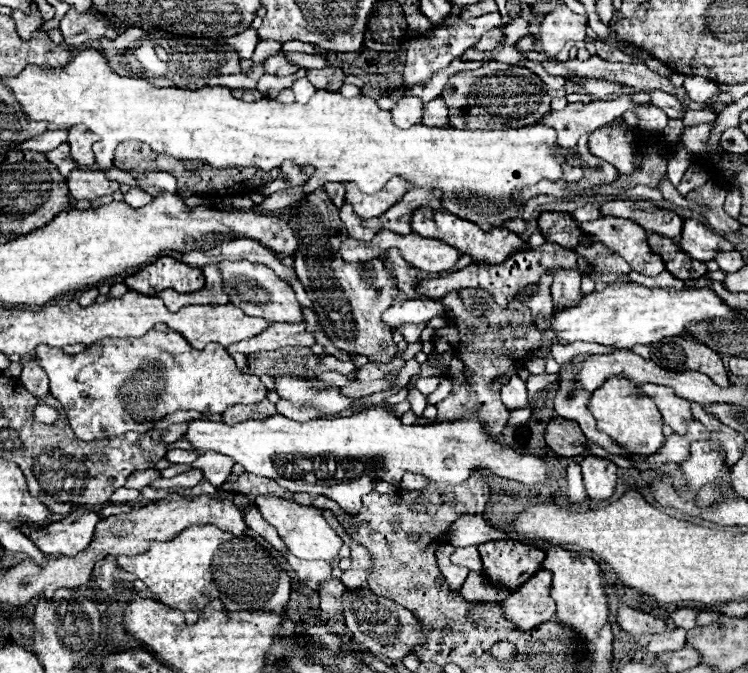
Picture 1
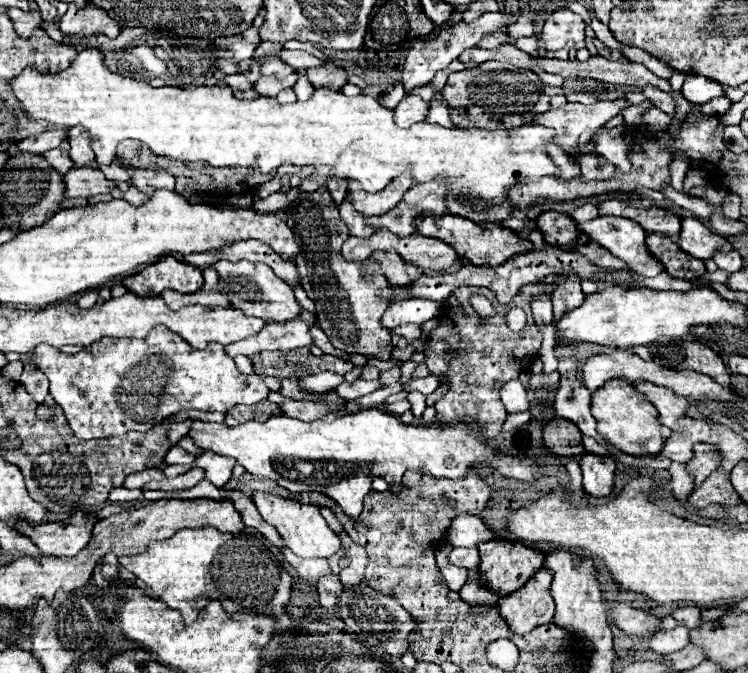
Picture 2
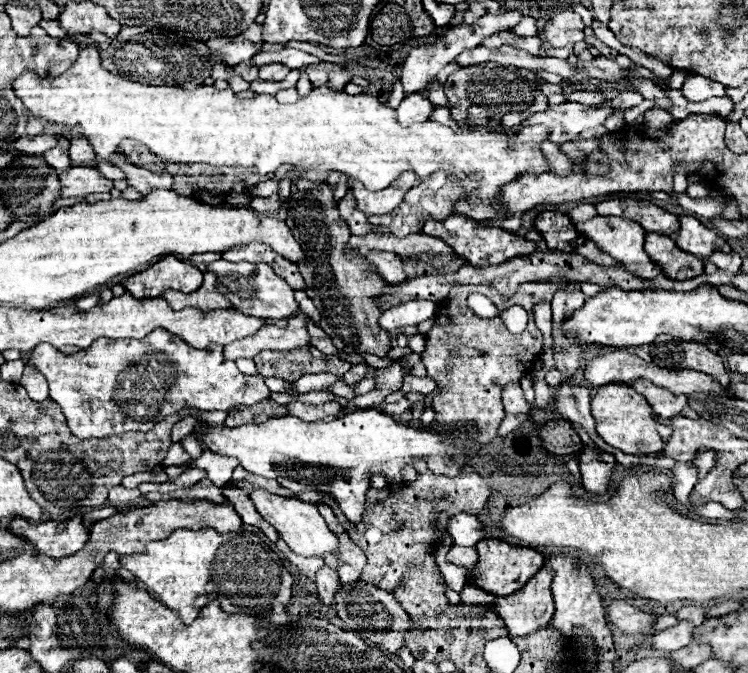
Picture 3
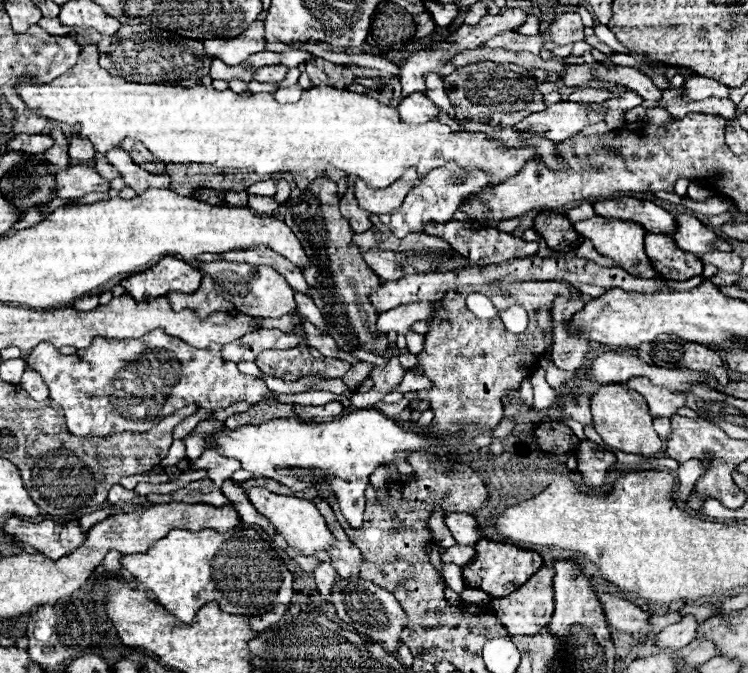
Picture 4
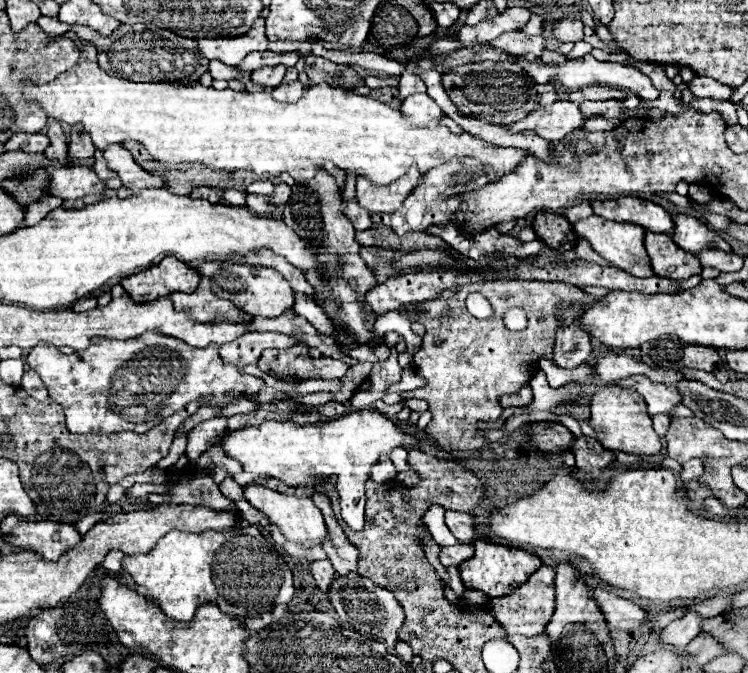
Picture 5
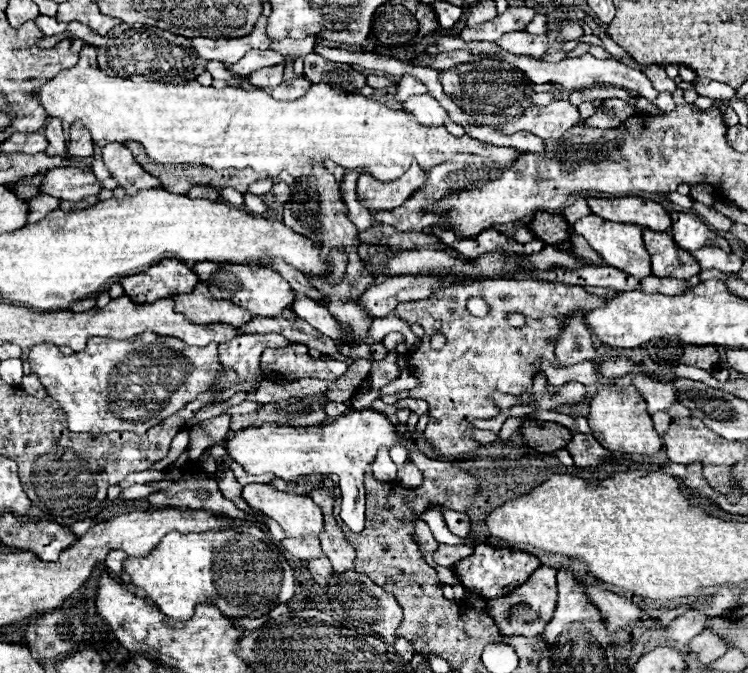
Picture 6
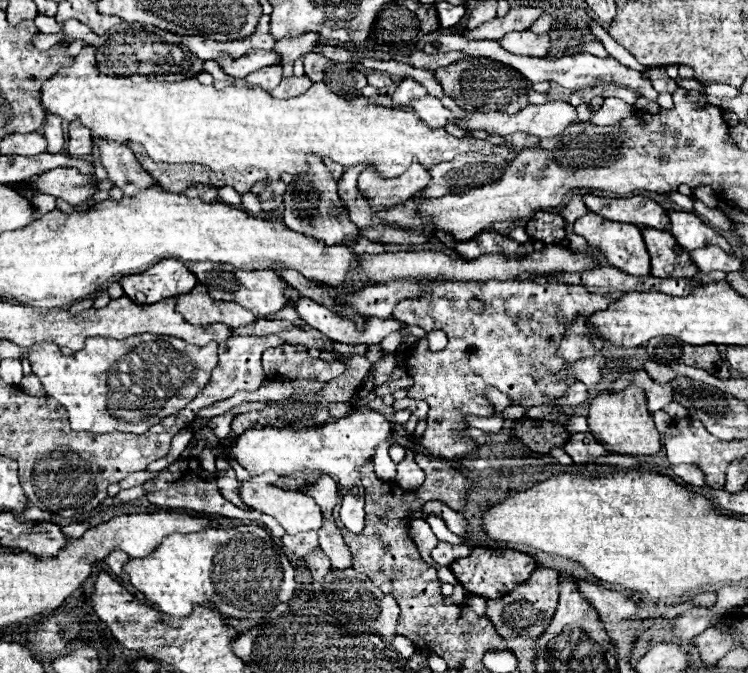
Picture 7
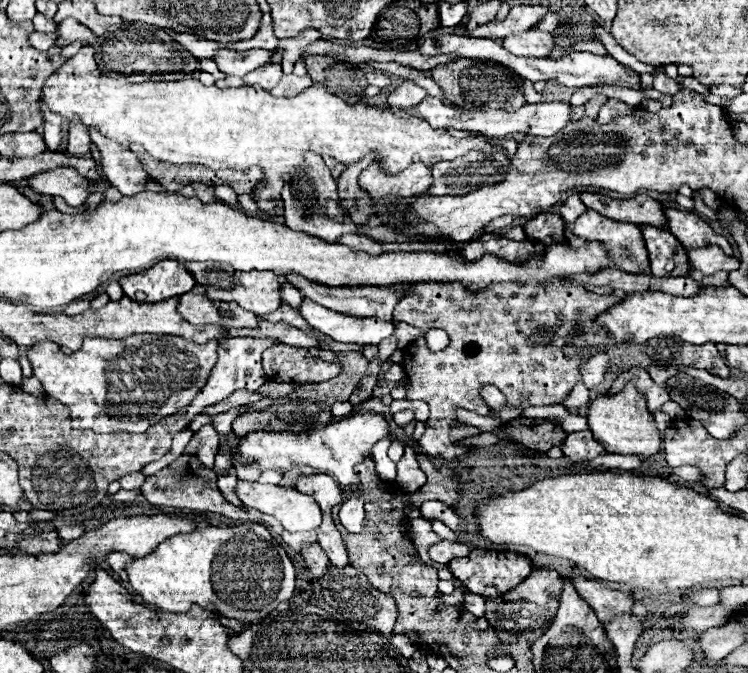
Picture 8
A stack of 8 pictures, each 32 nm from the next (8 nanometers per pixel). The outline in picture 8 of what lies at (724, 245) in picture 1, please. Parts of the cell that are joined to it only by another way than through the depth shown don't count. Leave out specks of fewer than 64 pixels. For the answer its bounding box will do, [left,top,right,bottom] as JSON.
[664,208,732,256]

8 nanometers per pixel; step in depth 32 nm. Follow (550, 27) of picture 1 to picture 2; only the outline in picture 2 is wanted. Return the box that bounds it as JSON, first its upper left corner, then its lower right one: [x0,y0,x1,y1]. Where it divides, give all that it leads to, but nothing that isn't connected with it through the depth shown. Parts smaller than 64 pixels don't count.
[540,8,586,52]

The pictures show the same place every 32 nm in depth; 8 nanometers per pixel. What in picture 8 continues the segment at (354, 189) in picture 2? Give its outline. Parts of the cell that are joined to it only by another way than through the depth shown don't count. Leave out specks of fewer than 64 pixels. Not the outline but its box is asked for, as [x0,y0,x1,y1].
[358,162,432,206]

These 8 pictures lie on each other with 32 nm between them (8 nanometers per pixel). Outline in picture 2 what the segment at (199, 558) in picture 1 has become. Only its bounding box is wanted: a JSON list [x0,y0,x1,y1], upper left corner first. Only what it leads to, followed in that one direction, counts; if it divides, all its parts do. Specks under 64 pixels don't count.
[120,526,292,624]

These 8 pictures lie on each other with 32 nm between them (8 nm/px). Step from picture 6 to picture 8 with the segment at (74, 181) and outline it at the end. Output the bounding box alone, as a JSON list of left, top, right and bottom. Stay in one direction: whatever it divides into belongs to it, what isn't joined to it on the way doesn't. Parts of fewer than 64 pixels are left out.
[28,168,90,206]

